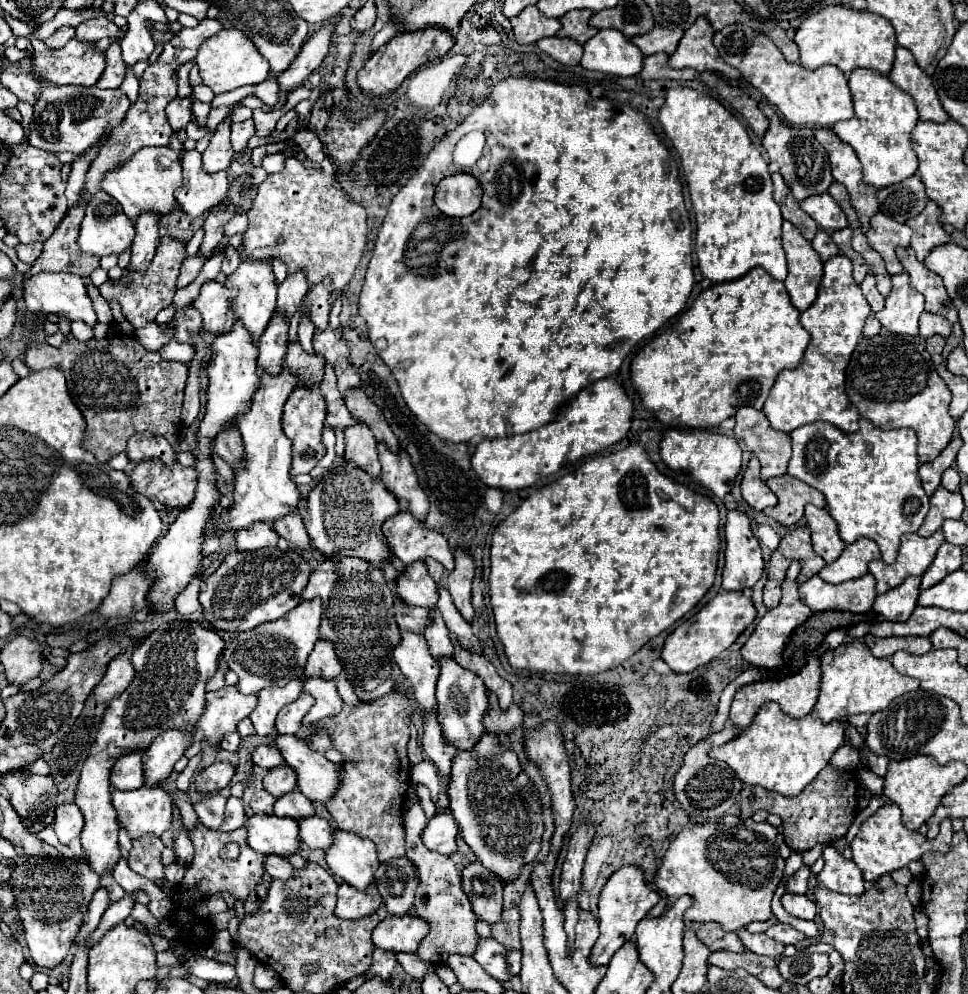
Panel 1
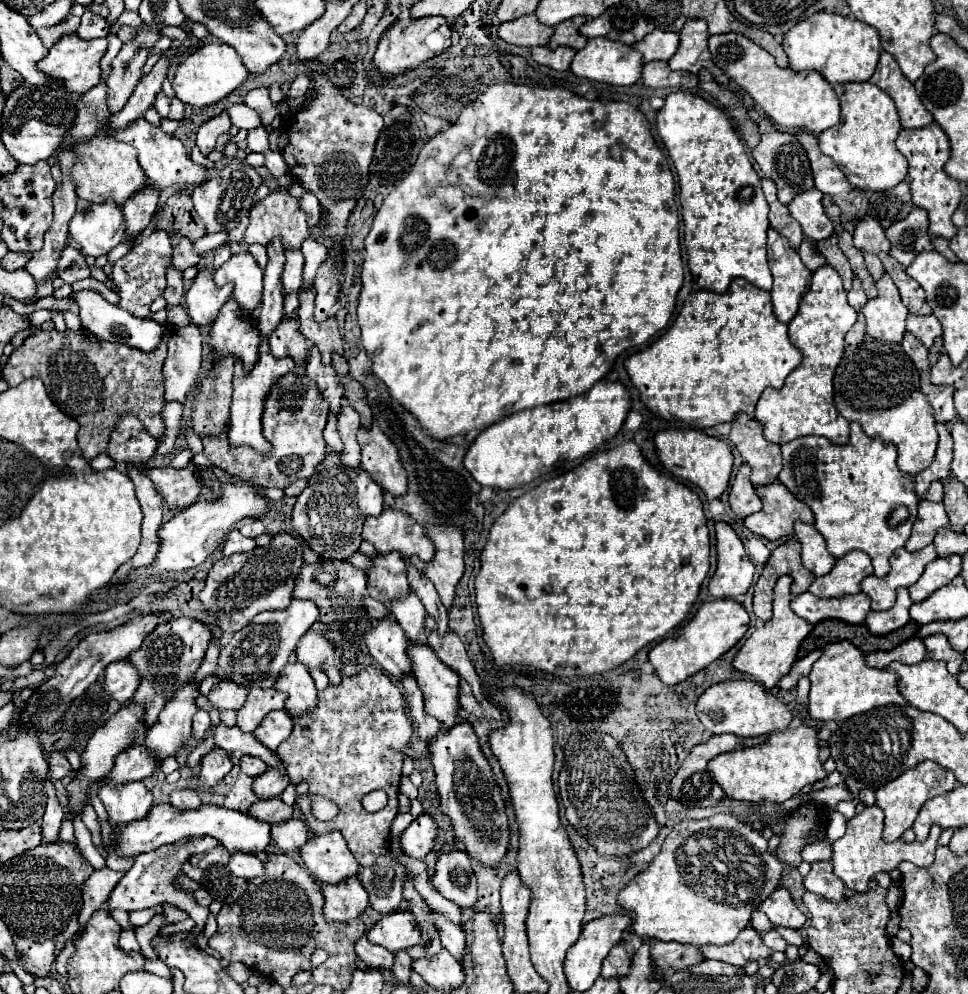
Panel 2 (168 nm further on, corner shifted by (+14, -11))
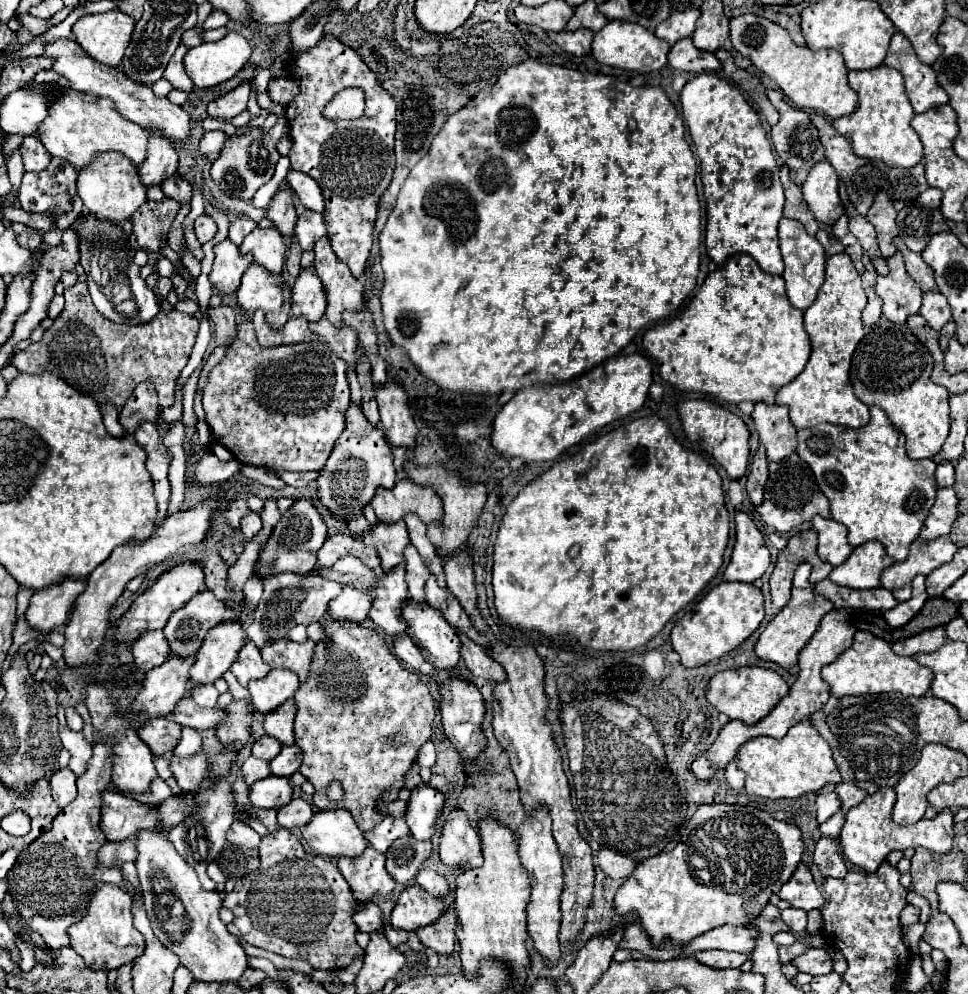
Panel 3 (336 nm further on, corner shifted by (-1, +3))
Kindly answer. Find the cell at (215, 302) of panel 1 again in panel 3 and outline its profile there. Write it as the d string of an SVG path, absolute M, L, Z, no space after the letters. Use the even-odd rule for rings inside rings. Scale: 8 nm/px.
M229 238L215 244L213 252L215 252L215 260L213 260L213 270L209 274L209 280L217 292L231 294L239 288L241 276L253 264L253 258L251 254L243 256Z

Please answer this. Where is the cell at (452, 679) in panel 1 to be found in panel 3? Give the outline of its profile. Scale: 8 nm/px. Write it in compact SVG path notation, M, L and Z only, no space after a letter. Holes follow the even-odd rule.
M409 598L403 602L403 620L407 622L407 634L419 646L425 660L435 668L451 670L459 662L459 636L451 624L445 622L439 610L423 604L415 606Z

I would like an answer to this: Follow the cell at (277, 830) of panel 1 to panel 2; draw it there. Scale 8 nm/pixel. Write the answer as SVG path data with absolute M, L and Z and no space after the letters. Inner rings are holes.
M158 804L154 806L144 820L132 822L122 828L114 828L114 844L116 852L120 856L136 856L142 852L152 852L164 844L178 842L188 836L214 836L230 854L232 852L264 852L272 838L270 838L270 826L236 810L222 808L222 806L212 806L212 804L202 804L198 810L178 810L172 804Z

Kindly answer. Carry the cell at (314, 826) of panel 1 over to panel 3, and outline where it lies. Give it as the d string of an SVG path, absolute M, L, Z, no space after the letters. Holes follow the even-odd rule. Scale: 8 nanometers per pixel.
M293 798L287 806L277 810L277 822L281 828L301 828L313 816L313 806L303 798Z

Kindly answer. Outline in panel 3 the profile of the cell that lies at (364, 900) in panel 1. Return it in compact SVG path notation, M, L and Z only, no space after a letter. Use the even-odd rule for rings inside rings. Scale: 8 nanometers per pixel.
M371 844L355 858L341 856L337 866L357 900L371 900L375 894L387 896L395 888L395 880L385 870L385 854L377 852Z

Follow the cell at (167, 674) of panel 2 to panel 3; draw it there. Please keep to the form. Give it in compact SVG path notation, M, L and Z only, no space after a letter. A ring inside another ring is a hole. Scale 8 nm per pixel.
M201 590L185 606L181 606L177 612L173 612L167 626L163 628L163 632L165 632L165 636L167 636L169 644L171 644L171 654L195 656L199 646L203 644L203 638L205 638L207 630L217 626L223 620L225 620L225 604L223 604L223 600L219 600L211 590Z

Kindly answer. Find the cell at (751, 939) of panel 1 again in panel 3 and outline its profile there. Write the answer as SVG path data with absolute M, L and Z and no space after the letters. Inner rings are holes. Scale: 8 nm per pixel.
M719 926L693 938L689 944L683 946L683 954L693 954L697 950L727 950L727 952L743 952L749 954L755 946L757 930L755 928L739 928L739 926Z

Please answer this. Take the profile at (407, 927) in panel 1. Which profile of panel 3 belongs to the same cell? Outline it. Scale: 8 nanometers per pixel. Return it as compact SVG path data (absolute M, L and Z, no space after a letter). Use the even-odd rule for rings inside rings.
M415 884L401 892L399 902L391 914L391 924L393 928L417 930L421 926L435 922L451 904L453 904L453 892L435 898Z

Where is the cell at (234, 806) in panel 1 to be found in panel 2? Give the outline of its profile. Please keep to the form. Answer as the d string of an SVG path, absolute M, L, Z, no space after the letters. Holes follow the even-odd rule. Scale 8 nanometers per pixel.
M196 836L196 838L190 838L182 844L176 844L176 846L170 846L168 850L152 850L152 852L146 852L146 854L140 854L134 862L134 866L130 868L130 872L126 872L124 878L116 884L114 892L110 894L108 902L106 902L106 910L112 912L112 910L126 910L126 912L134 912L134 910L144 910L144 908L154 908L154 906L160 906L164 902L170 902L174 906L178 906L180 910L186 910L190 914L190 918L194 920L196 926L190 931L184 938L184 942L187 944L194 944L196 937L200 931L204 928L204 922L208 918L208 910L198 906L192 898L192 894L184 894L180 890L174 888L174 876L178 874L180 870L180 864L184 860L188 860L188 856L192 854L202 854L202 852L208 852L216 846L218 842L210 836Z

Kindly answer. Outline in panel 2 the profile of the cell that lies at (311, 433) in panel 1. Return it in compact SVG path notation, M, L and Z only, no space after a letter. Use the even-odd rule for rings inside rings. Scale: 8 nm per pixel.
M296 366L290 374L286 374L268 394L268 400L264 404L262 414L262 430L266 440L272 444L272 450L264 458L252 460L252 448L242 446L236 450L230 450L226 432L220 438L206 438L204 442L204 454L206 458L222 468L224 472L230 472L234 476L242 476L244 480L254 480L262 488L288 488L298 478L310 478L316 466L326 456L326 442L322 438L322 430L326 426L328 418L328 404L320 396L316 382L306 376L302 366Z

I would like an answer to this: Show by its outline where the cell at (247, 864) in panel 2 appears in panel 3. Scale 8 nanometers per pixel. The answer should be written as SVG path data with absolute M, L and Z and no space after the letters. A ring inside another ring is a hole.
M235 820L231 830L227 832L227 840L235 846L247 846L247 848L257 848L259 842L261 842L261 836L251 828L247 826L245 822L239 822Z

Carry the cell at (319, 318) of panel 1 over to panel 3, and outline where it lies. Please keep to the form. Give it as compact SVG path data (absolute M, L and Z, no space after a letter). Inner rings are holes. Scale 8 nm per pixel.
M323 36L311 50L303 50L303 52L295 52L295 56L289 62L289 76L297 82L299 86L299 94L285 106L285 116L289 122L289 134L291 134L291 142L293 148L289 152L289 160L291 160L291 168L309 174L323 190L323 198L325 198L325 224L327 224L327 236L331 240L331 246L335 250L335 254L339 256L339 260L347 262L347 266L351 268L353 276L359 278L365 270L365 262L371 254L371 246L373 246L373 228L375 228L375 220L377 220L377 206L379 206L379 198L383 196L383 192L389 188L391 184L391 176L393 176L393 168L395 168L395 154L393 154L393 140L395 140L395 128L397 128L397 120L395 120L395 112L397 112L397 104L393 100L391 94L387 94L383 90L383 86L379 84L377 76L367 68L367 64L359 58L359 54L355 54L355 50L351 50L347 44L339 42L337 38L331 36ZM349 86L357 86L365 92L365 116L359 120L327 120L323 118L321 110L323 106L343 88Z

